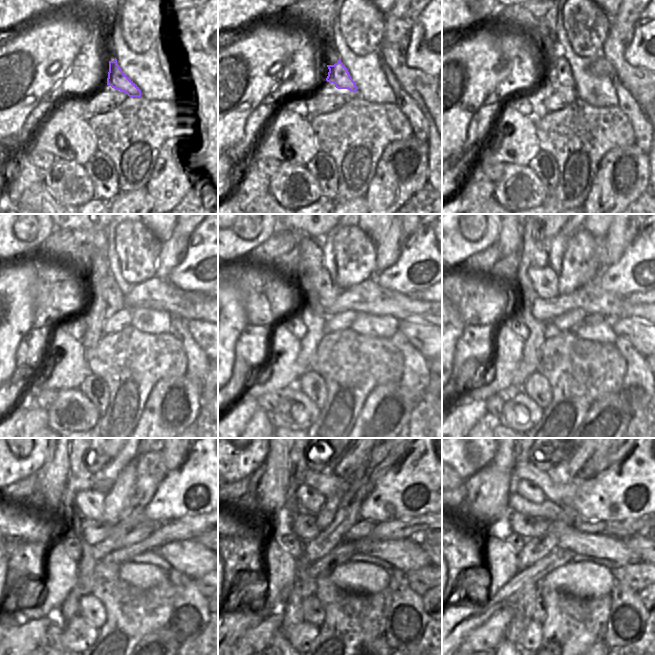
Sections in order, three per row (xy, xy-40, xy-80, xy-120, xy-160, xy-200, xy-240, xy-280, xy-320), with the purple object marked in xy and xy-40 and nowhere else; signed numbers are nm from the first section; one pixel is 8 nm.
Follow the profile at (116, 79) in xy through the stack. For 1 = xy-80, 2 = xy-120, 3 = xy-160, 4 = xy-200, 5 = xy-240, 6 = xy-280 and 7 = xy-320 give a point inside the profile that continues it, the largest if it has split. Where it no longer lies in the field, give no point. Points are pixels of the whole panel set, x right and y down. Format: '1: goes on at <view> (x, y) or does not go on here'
1: goes on at xy-80 (559, 73)
2: goes on at xy-120 (111, 295)
3: goes on at xy-160 (325, 285)
4: goes on at xy-200 (545, 282)
5: goes on at xy-240 (91, 503)
6: goes on at xy-280 (312, 501)
7: goes on at xy-320 (525, 488)

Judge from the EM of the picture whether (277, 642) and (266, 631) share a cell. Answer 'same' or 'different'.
different

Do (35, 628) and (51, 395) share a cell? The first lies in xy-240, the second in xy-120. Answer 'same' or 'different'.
different

